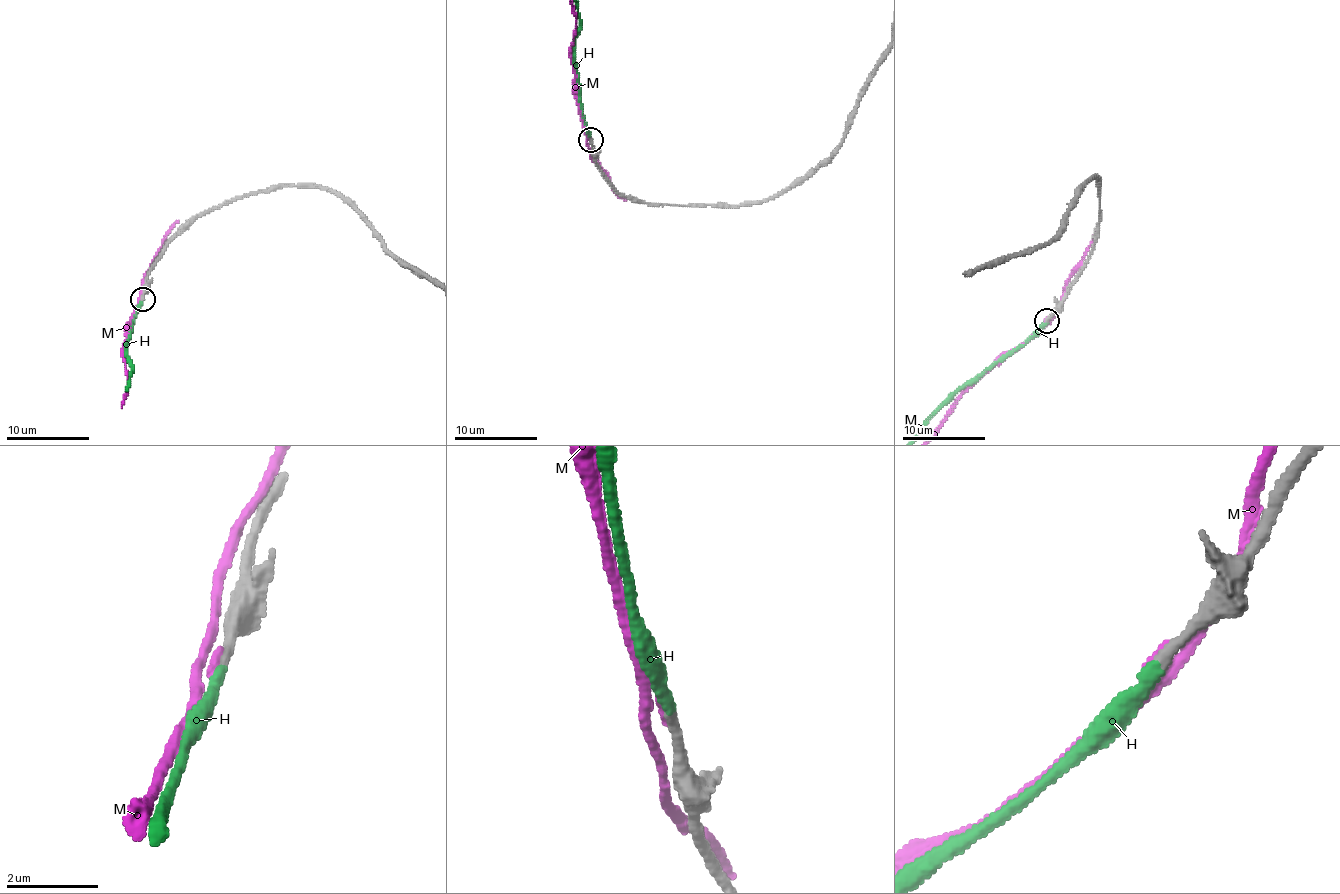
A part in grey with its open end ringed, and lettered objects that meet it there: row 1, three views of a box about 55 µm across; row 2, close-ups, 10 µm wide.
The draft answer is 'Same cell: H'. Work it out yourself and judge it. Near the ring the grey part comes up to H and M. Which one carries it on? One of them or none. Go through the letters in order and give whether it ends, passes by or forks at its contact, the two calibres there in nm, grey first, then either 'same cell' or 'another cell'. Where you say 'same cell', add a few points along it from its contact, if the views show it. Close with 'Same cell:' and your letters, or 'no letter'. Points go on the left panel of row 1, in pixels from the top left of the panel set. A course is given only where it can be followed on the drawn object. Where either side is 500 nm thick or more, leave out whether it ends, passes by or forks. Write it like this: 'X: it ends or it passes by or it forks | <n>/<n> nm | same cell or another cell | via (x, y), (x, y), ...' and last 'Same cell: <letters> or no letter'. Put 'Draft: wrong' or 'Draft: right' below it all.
H: it ends | 240/280 nm | same cell
M: it passes by | 260/110 nm | another cell
Same cell: H
Draft: right

